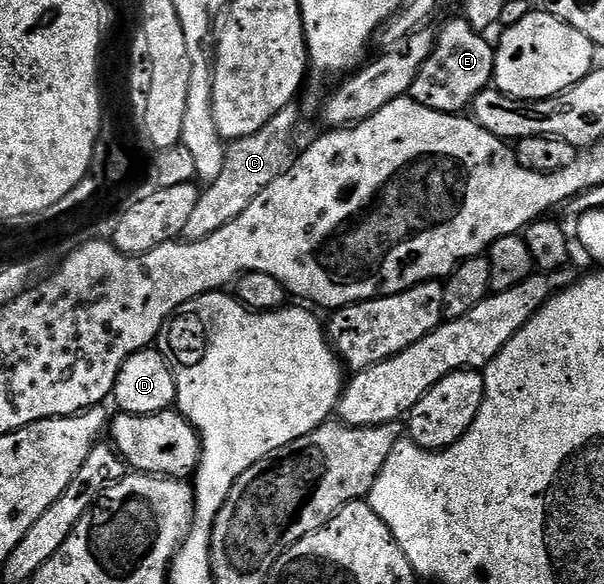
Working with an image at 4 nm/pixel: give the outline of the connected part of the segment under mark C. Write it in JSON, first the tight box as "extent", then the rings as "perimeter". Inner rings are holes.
{"extent":[185,105,297,240],"perimeter":[[[293,105],[284,107],[282,111],[275,113],[275,117],[271,117],[271,121],[267,121],[267,125],[263,125],[263,129],[259,129],[259,133],[234,139],[228,144],[223,173],[219,173],[219,177],[215,177],[215,181],[208,184],[204,188],[205,191],[202,190],[197,196],[195,213],[191,213],[185,226],[186,240],[211,237],[211,233],[223,229],[223,225],[239,217],[239,213],[243,213],[243,209],[247,209],[247,205],[251,205],[251,201],[255,201],[255,197],[259,197],[259,193],[263,193],[263,189],[267,189],[271,181],[275,181],[283,172],[289,170],[289,165],[295,158],[295,150],[293,151],[292,147],[293,130],[297,127],[295,108]]]}

